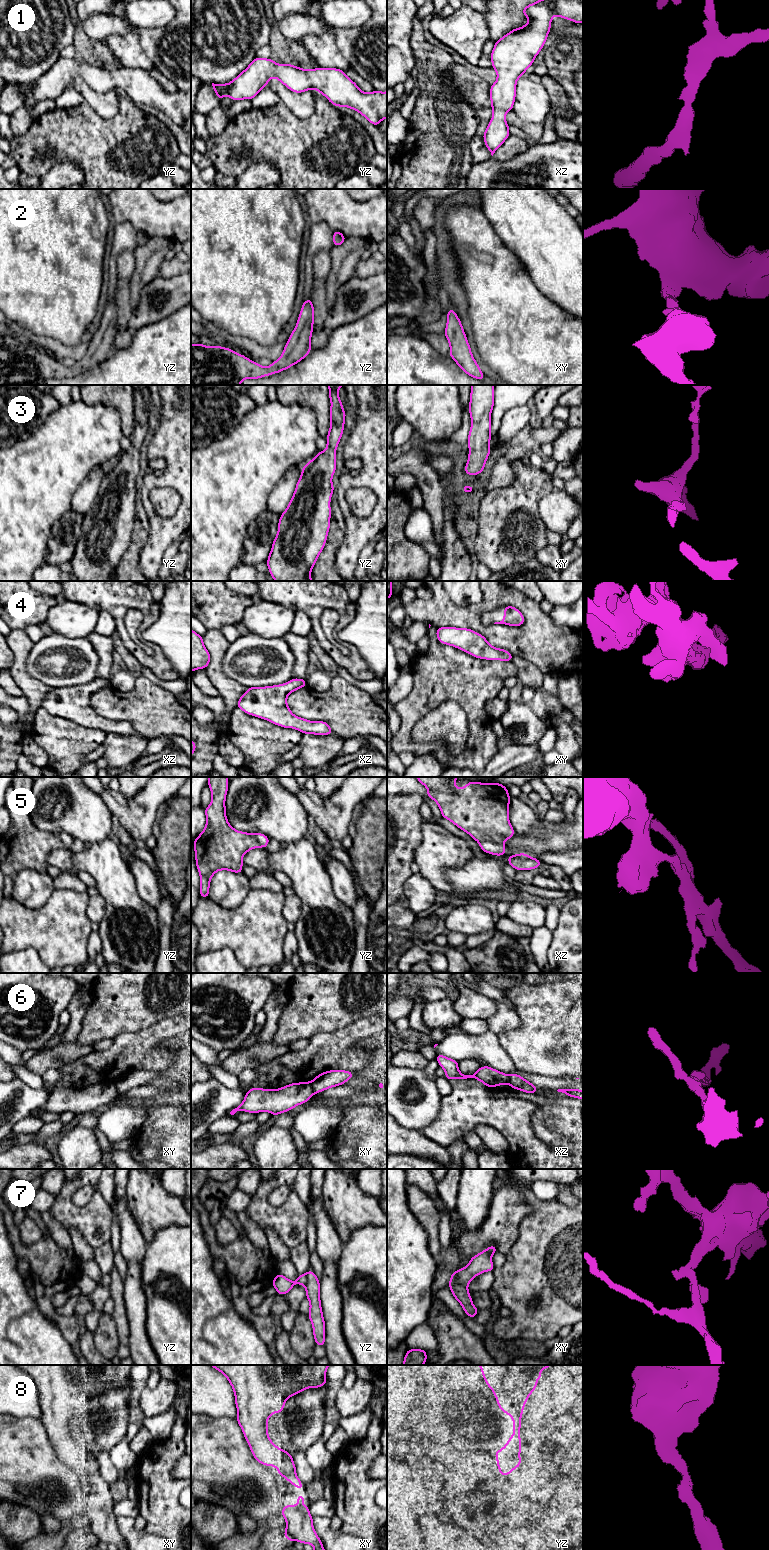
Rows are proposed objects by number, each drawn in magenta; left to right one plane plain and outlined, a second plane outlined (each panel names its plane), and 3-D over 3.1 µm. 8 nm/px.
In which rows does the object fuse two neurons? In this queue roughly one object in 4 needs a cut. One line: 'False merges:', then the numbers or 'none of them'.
False merges: 6, 7

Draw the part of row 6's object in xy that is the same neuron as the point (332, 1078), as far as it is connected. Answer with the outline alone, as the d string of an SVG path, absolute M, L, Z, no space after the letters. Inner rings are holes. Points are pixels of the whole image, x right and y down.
M330 1070L316 1076L310 1083L315 1093L343 1085L353 1077L354 1073L345 1070Z

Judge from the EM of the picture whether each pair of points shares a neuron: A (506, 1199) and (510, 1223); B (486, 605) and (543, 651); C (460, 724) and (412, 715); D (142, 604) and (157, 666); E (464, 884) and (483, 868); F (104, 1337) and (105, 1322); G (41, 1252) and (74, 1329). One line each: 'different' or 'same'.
A: same
B: same
C: different
D: same
E: same
F: same
G: same

